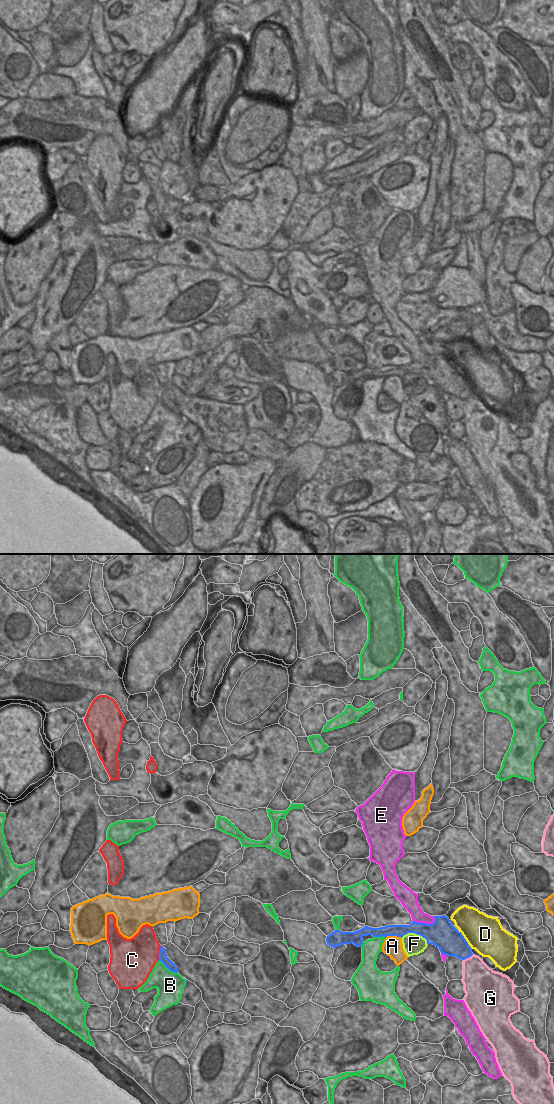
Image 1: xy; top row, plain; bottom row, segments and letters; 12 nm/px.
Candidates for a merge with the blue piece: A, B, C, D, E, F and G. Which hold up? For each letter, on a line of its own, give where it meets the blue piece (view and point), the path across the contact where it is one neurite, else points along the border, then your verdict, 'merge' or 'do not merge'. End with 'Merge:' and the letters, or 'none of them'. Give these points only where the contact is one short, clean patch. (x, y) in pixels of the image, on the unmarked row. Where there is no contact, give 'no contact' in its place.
A: xy (393, 375) | do not merge
B: xy (168, 408) | do not merge
C: xy (159, 393) | do not merge
D: xy (465, 379) | do not merge
E: xy (425, 363) | do not merge
F: xy (416, 373) | along xy (401, 377), (408, 373), (416, 373), (421, 375), (427, 384) | do not merge
G: xy (468, 397) | do not merge
Merge: none of them

